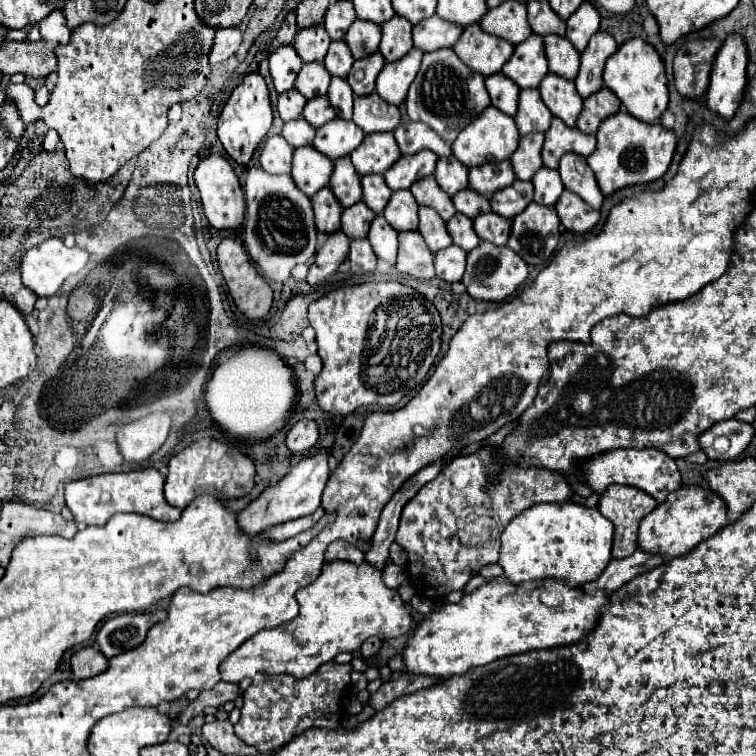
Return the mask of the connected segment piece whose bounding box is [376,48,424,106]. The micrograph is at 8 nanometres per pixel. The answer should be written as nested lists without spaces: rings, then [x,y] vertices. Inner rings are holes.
[[[412,48],[404,58],[396,62],[384,64],[384,70],[380,72],[380,78],[376,80],[376,92],[390,104],[400,104],[406,98],[408,86],[416,78],[420,70],[424,52],[418,48]]]

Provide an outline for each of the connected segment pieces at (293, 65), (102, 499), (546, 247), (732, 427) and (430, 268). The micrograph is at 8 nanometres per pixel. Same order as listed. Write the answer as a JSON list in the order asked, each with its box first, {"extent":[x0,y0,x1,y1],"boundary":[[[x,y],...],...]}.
[{"extent":[268,46,302,94],"boundary":[[[280,46],[268,56],[268,62],[276,90],[280,94],[290,90],[294,86],[296,74],[302,68],[302,58],[296,54],[296,50],[292,46]]]},{"extent":[66,468,182,526],"boundary":[[[156,468],[146,470],[134,470],[134,472],[122,472],[122,474],[98,474],[84,480],[68,482],[66,484],[66,506],[74,514],[74,520],[82,526],[104,526],[110,516],[116,512],[136,512],[144,514],[162,522],[178,520],[182,510],[176,506],[170,506],[164,498],[164,476]]]},{"extent":[508,202,560,264],"boundary":[[[532,202],[512,220],[508,248],[516,250],[528,264],[544,264],[550,260],[560,240],[560,218],[552,206]]]},{"extent":[700,420,754,460],"boundary":[[[724,420],[700,434],[700,450],[712,460],[734,460],[738,458],[754,436],[750,424],[738,420]]]},{"extent":[396,230,434,280],"boundary":[[[418,230],[400,232],[400,248],[396,268],[402,274],[408,274],[418,280],[434,278],[434,256],[428,250],[422,234]]]}]

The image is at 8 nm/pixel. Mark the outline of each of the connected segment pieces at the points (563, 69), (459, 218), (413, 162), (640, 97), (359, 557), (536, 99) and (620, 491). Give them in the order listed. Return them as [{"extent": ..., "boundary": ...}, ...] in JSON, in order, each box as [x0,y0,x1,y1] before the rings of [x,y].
[{"extent":[544,34,580,80],"boundary":[[[548,34],[544,36],[544,48],[546,48],[550,72],[566,80],[574,80],[580,68],[580,52],[572,46],[572,42],[564,36]]]},{"extent":[446,214,480,250],"boundary":[[[454,214],[446,222],[446,226],[448,226],[448,232],[450,232],[454,244],[458,244],[462,250],[472,250],[480,244],[480,238],[472,226],[472,220],[468,220],[464,214]]]},{"extent":[384,150,438,190],"boundary":[[[422,150],[412,156],[400,156],[400,160],[394,162],[394,166],[384,172],[386,184],[392,190],[410,188],[412,182],[434,174],[436,162],[438,162],[438,156],[432,154],[432,150]]]},{"extent":[604,38,668,122],"boundary":[[[632,38],[624,42],[612,54],[612,58],[608,58],[604,68],[604,86],[610,88],[624,104],[624,108],[642,122],[660,120],[662,112],[668,108],[668,78],[664,62],[654,50],[654,46],[642,38]]]},{"extent":[326,540,364,564],"boundary":[[[336,540],[326,550],[326,560],[352,560],[354,564],[360,564],[364,560],[364,552],[358,550],[358,546],[352,546],[346,540]]]},{"extent":[514,90,552,136],"boundary":[[[522,90],[514,120],[522,136],[530,132],[546,132],[552,122],[552,112],[540,98],[538,90]]]},{"extent":[598,484,656,558],"boundary":[[[612,484],[602,492],[598,510],[614,524],[612,558],[626,558],[638,550],[638,526],[656,506],[652,496],[632,486]]]}]

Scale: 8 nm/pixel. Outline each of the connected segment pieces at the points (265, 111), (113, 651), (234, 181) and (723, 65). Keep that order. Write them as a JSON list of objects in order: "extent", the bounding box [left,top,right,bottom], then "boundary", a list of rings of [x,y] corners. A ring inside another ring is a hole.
[{"extent":[218,72,272,164],"boundary":[[[252,72],[242,80],[242,84],[232,92],[230,100],[226,102],[218,120],[218,138],[232,160],[236,160],[238,164],[248,164],[260,140],[268,134],[270,126],[272,126],[272,106],[268,86],[260,72]]]},{"extent":[96,612,166,658],"boundary":[[[144,612],[144,614],[120,614],[108,618],[96,632],[96,642],[106,658],[128,652],[140,646],[146,638],[146,632],[162,622],[166,612]]]},{"extent":[194,156,246,230],"boundary":[[[208,156],[204,160],[200,160],[196,172],[194,172],[194,180],[196,186],[200,190],[200,198],[202,198],[202,208],[204,214],[208,218],[208,222],[216,228],[216,230],[224,230],[224,228],[238,228],[244,220],[244,210],[246,210],[246,202],[244,202],[244,190],[240,186],[240,180],[232,168],[232,164],[224,158],[224,156]]]},{"extent":[708,34,748,120],"boundary":[[[728,34],[716,54],[708,86],[708,108],[730,120],[742,104],[748,84],[748,48],[740,34]]]}]

